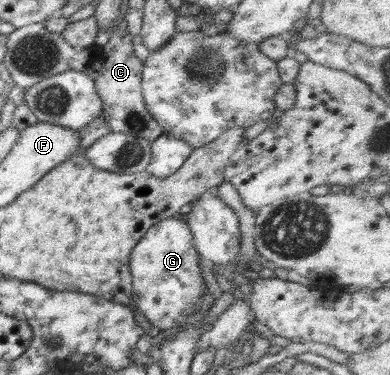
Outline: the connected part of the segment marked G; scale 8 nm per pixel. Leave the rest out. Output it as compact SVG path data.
M178 216L170 217L150 227L130 254L134 306L161 331L183 325L183 321L197 309L197 303L205 295L206 286L200 267L202 257L193 241L187 223Z

